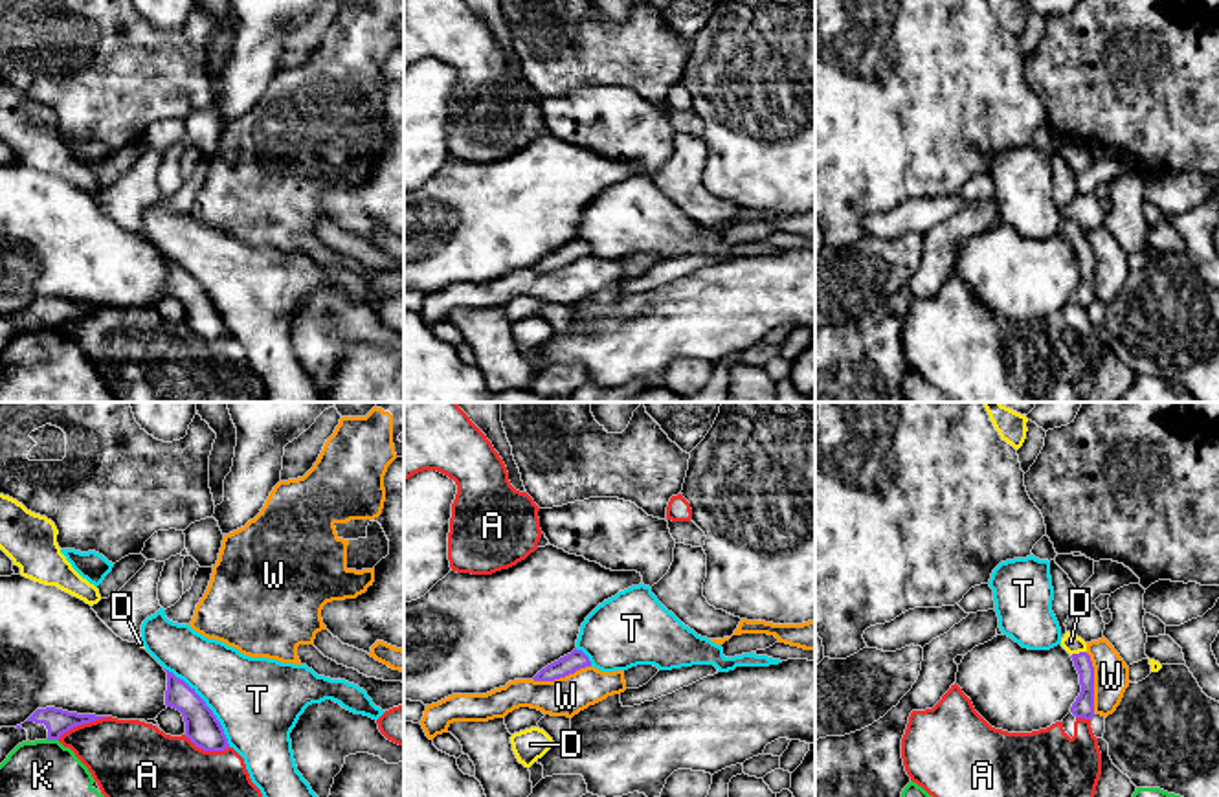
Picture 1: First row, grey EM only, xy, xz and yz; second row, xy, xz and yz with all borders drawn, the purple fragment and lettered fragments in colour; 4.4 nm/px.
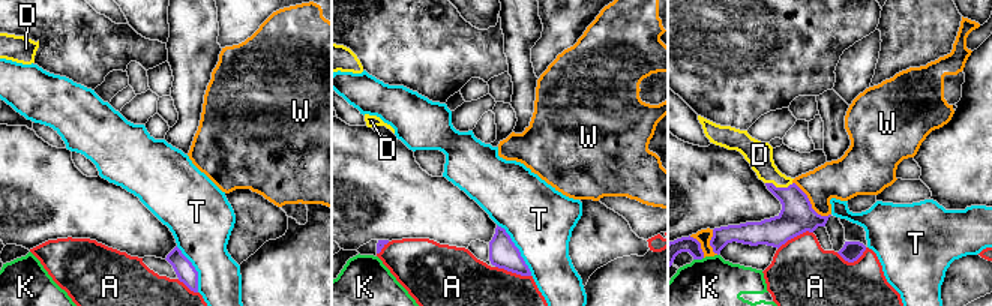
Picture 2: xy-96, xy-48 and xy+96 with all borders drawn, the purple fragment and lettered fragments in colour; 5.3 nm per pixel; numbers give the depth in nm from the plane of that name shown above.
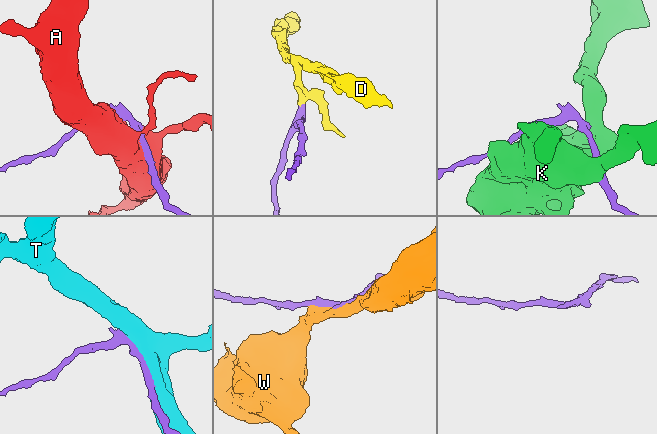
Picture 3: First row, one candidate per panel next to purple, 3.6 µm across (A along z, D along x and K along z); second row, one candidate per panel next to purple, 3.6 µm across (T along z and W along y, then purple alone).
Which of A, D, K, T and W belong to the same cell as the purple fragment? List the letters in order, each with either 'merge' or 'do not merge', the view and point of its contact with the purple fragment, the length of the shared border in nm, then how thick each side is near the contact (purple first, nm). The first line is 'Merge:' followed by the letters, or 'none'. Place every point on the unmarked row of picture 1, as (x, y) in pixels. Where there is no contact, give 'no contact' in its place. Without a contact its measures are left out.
Merge: D
A: do not merge; contact xy (83, 311); length 260 nm; calibres 120 and 340 nm
D: merge; contact yz (1080, 241); length 80 nm; calibres 100 and 80 nm
K: do not merge; contact xy (52, 327); length 60 nm; calibres 120 and 400 nm
T: do not merge; contact xy (204, 292); length 460 nm; calibres 150 and 380 nm
W: do not merge; contact yz (1093, 270); length 260 nm; calibres 100 and 160 nm

